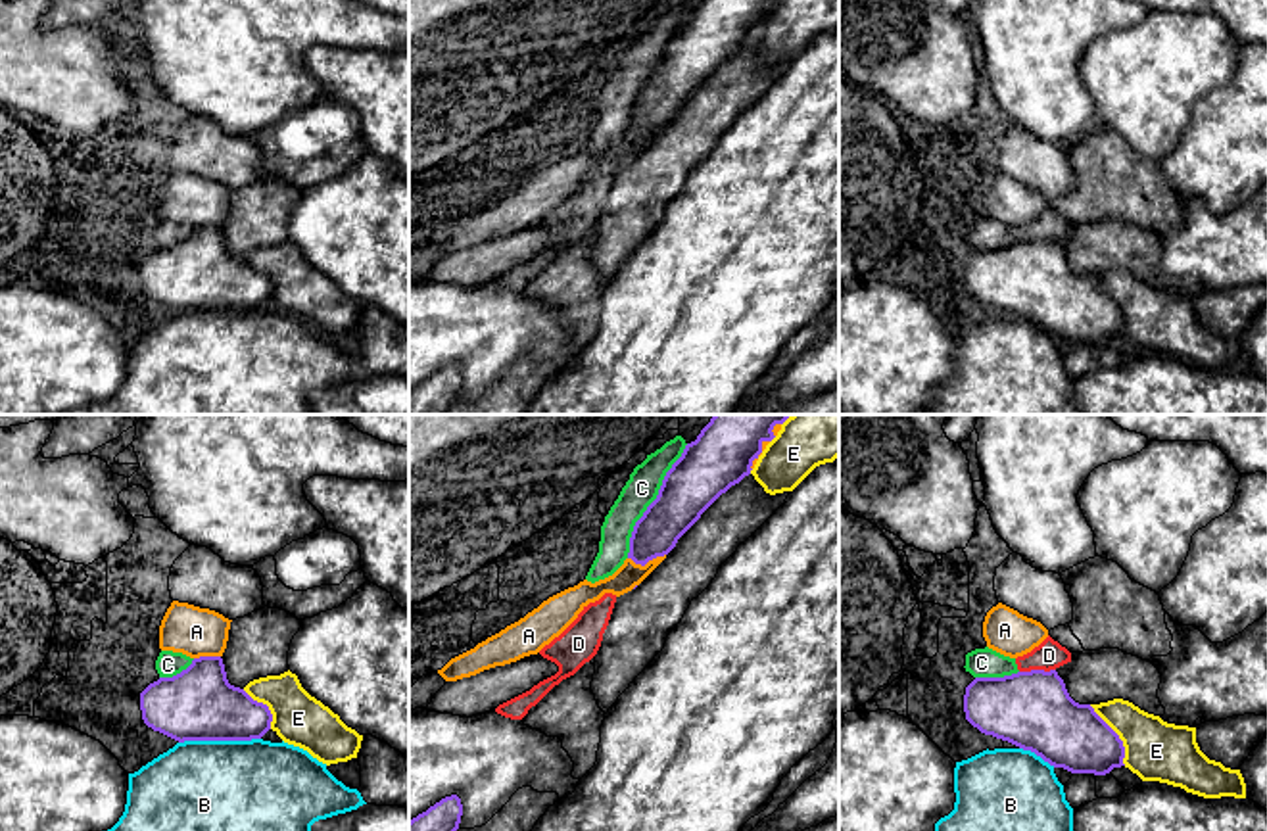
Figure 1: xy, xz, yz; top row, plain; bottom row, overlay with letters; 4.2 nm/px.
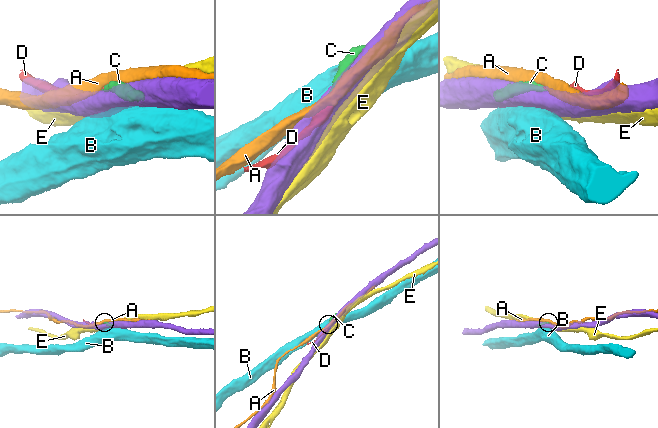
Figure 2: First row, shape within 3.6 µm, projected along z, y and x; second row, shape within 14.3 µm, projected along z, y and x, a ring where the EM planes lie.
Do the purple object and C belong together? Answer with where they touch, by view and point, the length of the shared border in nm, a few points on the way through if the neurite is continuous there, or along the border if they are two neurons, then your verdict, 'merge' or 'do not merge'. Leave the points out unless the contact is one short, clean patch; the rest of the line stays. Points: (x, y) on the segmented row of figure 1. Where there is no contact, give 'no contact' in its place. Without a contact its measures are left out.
meets purple in xz at (653, 501); contact 550 nm long; do not merge

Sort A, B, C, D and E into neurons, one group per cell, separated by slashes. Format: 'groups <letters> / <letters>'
groups A / B / C D / E

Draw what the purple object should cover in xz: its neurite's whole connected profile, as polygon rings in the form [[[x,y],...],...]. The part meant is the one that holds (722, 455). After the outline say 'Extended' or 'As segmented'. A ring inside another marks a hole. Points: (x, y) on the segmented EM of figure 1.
[[[714,415],[697,439],[685,445],[657,499],[635,522],[628,558],[645,566],[668,555],[722,493],[751,474],[762,443],[772,441],[774,426],[789,416]]]. As segmented

